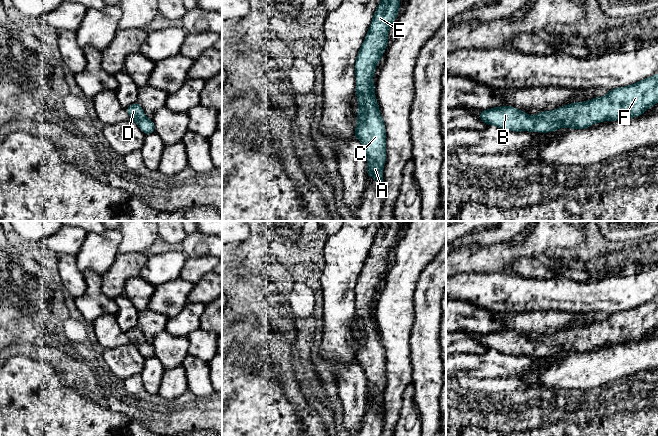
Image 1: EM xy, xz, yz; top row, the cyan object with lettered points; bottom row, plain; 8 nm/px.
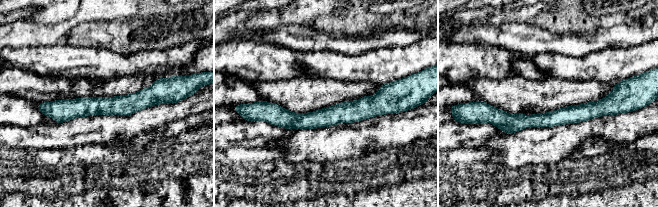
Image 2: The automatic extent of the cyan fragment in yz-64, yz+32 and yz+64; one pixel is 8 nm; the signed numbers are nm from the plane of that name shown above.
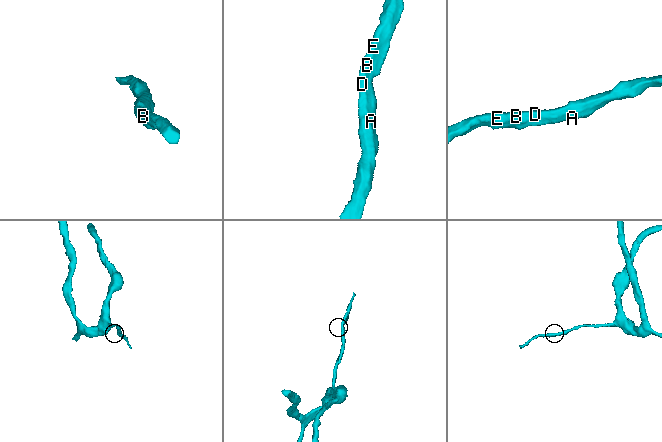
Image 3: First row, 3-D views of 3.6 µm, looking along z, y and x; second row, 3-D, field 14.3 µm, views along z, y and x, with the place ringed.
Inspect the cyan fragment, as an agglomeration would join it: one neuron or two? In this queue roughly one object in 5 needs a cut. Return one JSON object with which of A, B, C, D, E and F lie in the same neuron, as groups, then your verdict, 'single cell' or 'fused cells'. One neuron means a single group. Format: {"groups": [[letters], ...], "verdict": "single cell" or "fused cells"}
{"groups": [["A", "B", "C", "D", "E", "F"]], "verdict": "single cell"}

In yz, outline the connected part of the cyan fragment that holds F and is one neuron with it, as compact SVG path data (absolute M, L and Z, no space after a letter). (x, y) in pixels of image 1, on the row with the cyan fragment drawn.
M658 74L629 86L609 90L604 97L595 97L587 102L564 105L553 111L542 111L530 116L512 106L501 106L481 111L479 118L487 125L495 125L507 131L553 132L561 127L572 129L589 128L602 121L624 120L641 116L650 106L658 103Z

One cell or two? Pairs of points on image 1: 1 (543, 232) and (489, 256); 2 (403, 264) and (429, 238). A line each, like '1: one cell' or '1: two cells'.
1: one cell
2: one cell

